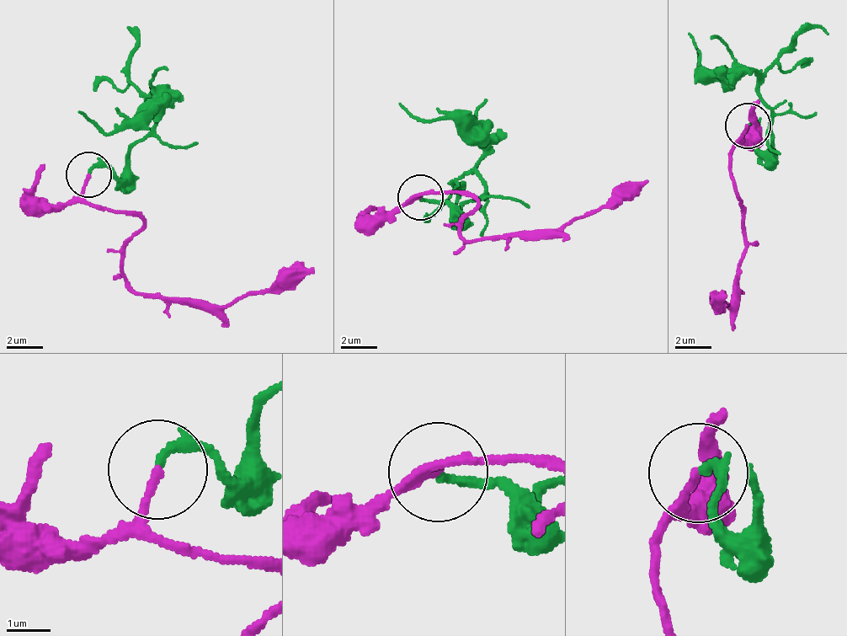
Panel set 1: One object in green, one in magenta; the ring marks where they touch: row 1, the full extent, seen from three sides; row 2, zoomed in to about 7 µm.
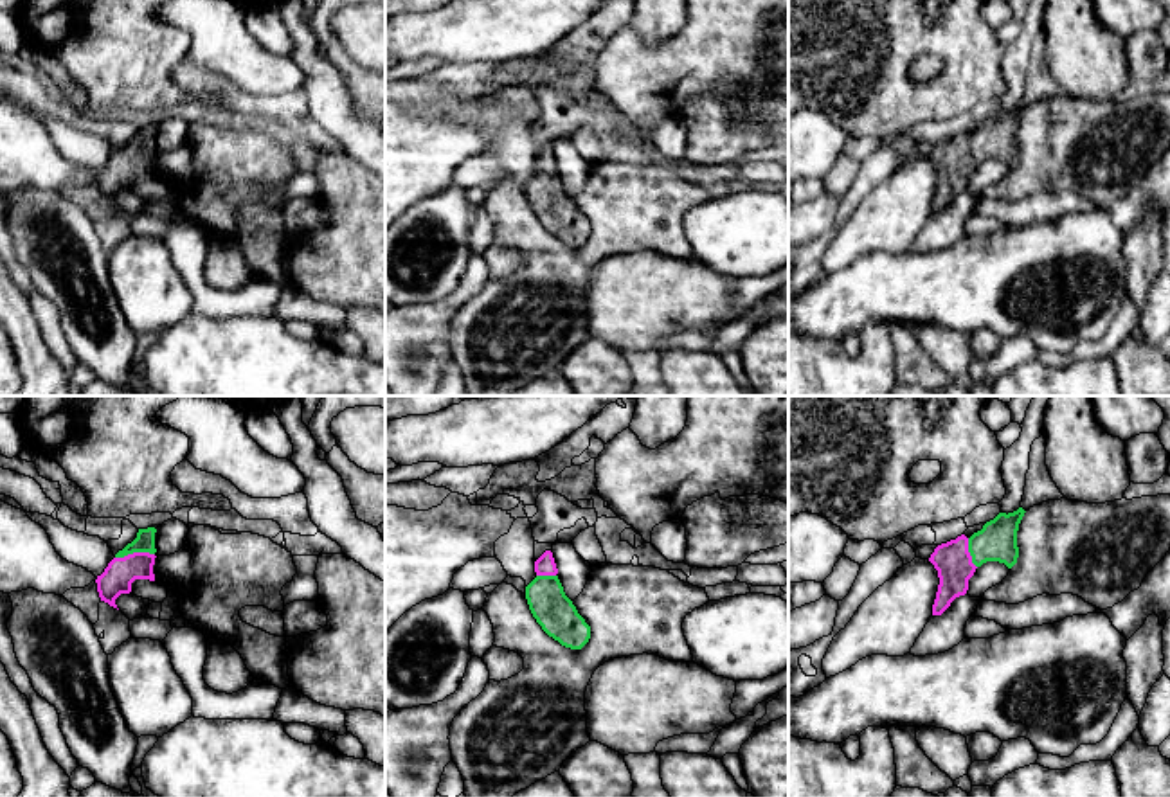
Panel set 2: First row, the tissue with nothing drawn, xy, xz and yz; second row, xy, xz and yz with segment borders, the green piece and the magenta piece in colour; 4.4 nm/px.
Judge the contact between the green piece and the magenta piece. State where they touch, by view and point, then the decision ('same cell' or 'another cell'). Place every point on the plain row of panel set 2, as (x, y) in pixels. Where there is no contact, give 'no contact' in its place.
contact xy (134, 148); same cell

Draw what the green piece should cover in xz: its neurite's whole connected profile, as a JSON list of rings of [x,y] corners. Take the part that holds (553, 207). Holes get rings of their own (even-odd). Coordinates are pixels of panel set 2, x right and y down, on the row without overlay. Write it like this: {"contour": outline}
{"contour": [[[551,148],[535,158],[536,175],[526,184],[529,207],[542,227],[571,246],[581,246],[590,236],[590,223],[565,193]]]}

